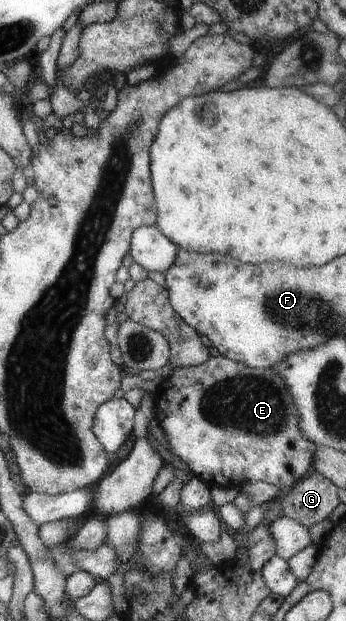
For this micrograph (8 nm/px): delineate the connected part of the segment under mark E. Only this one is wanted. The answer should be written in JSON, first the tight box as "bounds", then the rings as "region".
{"bounds":[153,355,317,493],"region":[[[223,355],[209,356],[205,362],[201,362],[199,365],[175,367],[172,369],[171,375],[165,379],[163,378],[155,388],[155,393],[157,396],[153,400],[155,409],[154,418],[163,432],[171,454],[177,456],[187,466],[192,475],[198,477],[211,488],[215,486],[240,488],[247,482],[257,482],[260,480],[261,482],[277,486],[281,490],[281,493],[284,493],[298,479],[304,477],[312,470],[312,456],[317,447],[312,442],[303,438],[299,432],[293,398],[291,398],[291,394],[287,394],[287,386],[283,382],[283,378],[279,378],[279,374],[275,374],[275,370],[271,370],[271,368],[251,368]]]}

